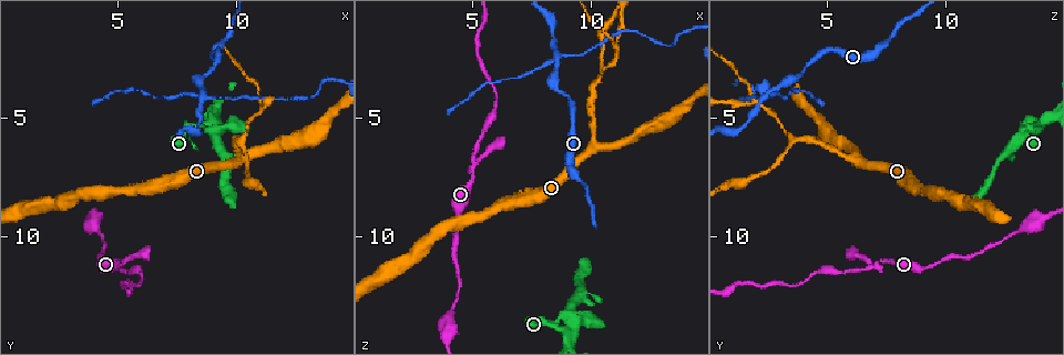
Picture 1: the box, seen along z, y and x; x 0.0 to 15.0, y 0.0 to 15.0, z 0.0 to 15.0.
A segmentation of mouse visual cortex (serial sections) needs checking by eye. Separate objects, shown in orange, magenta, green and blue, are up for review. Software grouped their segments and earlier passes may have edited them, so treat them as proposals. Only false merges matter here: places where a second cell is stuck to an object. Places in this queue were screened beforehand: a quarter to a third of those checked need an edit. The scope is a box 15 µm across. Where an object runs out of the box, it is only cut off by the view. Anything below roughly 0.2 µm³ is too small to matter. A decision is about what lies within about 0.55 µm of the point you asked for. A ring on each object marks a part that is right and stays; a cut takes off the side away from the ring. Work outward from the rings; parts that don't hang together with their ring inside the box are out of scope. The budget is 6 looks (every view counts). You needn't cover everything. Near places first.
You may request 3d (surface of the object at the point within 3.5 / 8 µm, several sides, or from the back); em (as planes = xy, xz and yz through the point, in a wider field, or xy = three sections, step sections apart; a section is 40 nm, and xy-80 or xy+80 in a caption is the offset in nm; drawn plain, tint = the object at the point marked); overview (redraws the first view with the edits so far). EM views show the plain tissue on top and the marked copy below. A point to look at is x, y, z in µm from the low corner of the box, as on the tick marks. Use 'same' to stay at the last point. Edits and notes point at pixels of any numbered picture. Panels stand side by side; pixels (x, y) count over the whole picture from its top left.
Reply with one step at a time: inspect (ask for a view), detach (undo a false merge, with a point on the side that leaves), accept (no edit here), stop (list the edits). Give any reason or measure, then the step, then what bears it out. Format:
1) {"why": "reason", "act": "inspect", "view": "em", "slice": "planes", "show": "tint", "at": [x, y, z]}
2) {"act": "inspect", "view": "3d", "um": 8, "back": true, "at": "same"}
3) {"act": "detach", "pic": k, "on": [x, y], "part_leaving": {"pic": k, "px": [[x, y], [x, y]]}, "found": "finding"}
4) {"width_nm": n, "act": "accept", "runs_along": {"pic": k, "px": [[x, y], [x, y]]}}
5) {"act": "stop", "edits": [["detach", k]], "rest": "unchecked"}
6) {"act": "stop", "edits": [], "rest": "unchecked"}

{"why": "sharp bend", "act": "inspect", "view": "3d", "um": 3.5, "at": [9.3, 5.5, 13.6]}

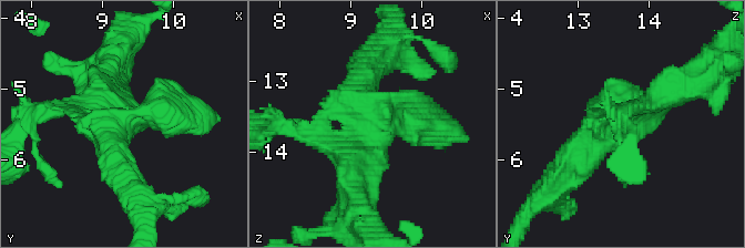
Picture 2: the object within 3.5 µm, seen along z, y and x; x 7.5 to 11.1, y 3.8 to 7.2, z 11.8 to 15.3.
{"act": "inspect", "view": "em", "slice": "xy", "step": 3, "show": "tint", "at": [9.35, 5.50, 13.70]}

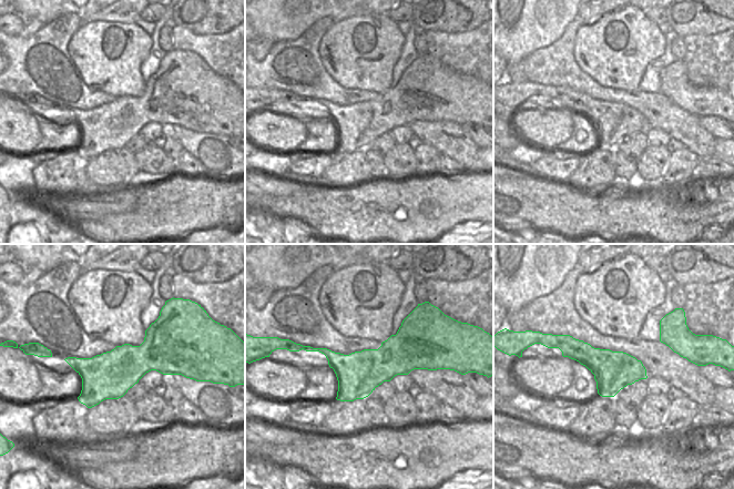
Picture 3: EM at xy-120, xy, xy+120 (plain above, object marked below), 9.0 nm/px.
{"act": "accept", "runs_along": {"pic": 2, "px": [[644, 103], [571, 161]]}, "found": "all the same cell"}

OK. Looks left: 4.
{"why": "a fork", "act": "inspect", "view": "3d", "um": 8, "at": [8.6, 4.2, 2.4]}

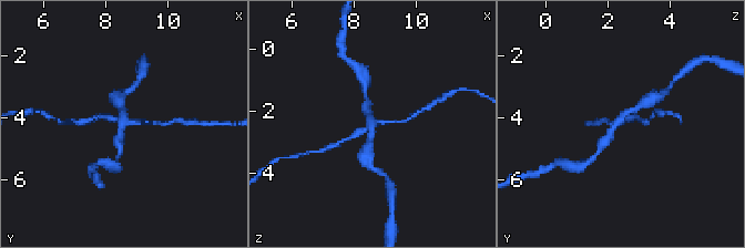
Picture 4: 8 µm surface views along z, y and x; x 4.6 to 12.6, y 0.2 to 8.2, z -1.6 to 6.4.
{"why": "closer look", "act": "inspect", "view": "3d", "um": 3.5, "at": [8.6, 4.2, 2.3]}

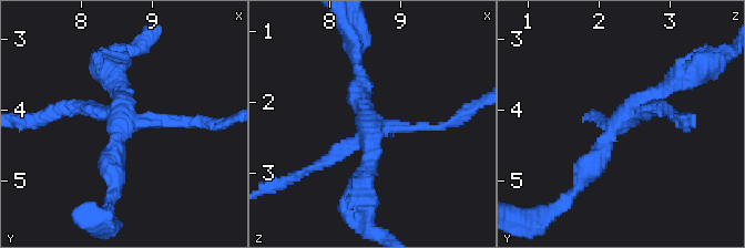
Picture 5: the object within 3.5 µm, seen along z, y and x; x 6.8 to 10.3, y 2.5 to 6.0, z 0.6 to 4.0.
{"act": "inspect", "view": "em", "slice": "xy", "step": 5, "show": "tint", "at": [8.60, 4.10, 2.35]}

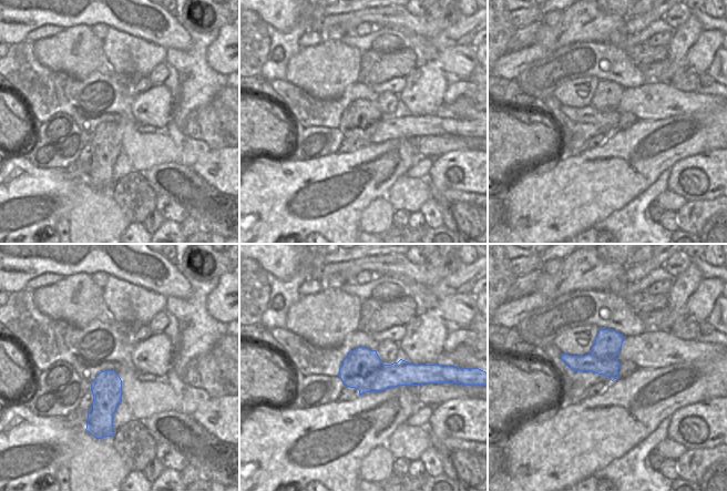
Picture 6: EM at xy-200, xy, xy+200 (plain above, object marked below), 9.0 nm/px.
{"act": "detach", "pic": 5, "on": [422, 126], "found": "two cells meet here"}

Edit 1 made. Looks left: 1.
{"act": "stop", "edits": [["detach", 5]], "rest": "unchecked"}

